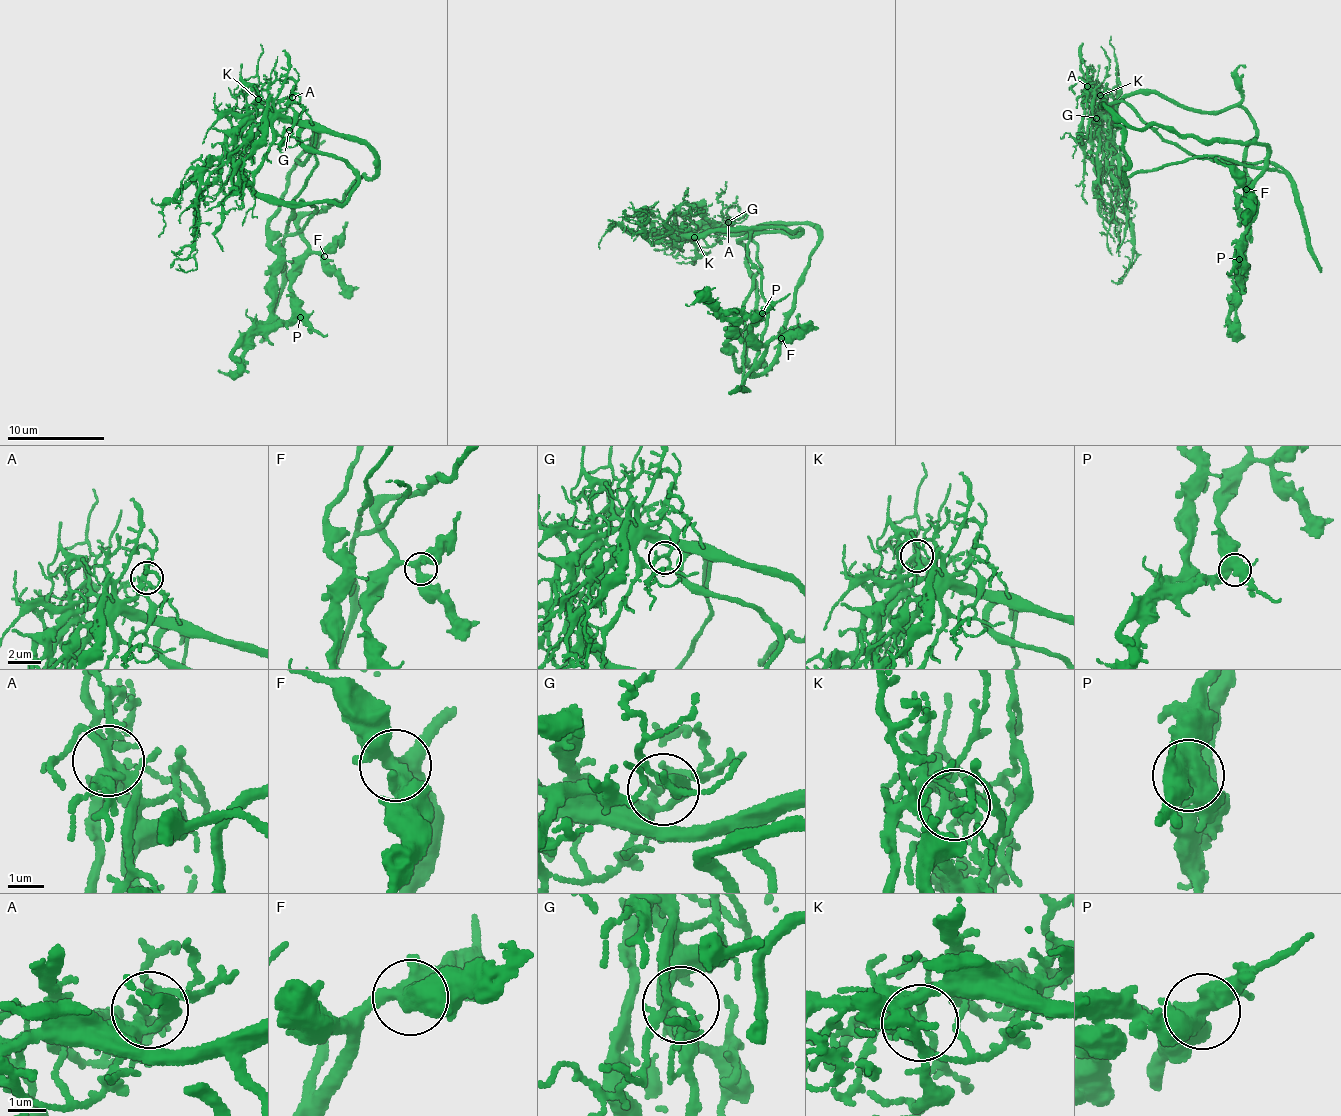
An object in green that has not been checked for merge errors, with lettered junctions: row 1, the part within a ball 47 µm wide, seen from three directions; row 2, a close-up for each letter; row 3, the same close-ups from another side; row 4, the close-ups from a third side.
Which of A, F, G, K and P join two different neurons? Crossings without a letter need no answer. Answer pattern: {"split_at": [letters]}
{"split_at": ["K"]}

